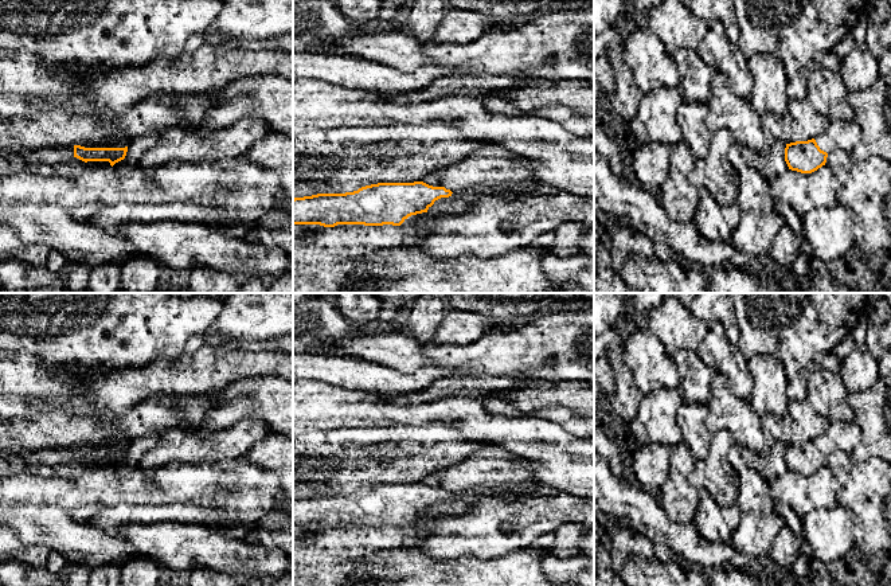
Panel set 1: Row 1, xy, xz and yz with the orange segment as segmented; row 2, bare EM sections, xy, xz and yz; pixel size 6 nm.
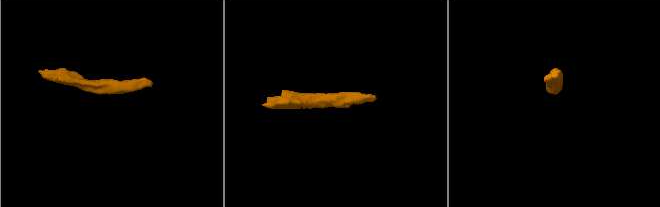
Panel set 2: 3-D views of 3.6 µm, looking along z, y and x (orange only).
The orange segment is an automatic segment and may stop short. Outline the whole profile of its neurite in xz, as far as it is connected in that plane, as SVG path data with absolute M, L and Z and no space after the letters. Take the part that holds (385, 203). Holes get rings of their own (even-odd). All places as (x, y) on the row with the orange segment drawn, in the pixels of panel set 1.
M423 181L414 183L378 183L345 194L317 194L312 196L293 199L293 224L320 224L335 227L337 224L364 224L364 226L415 226L425 227L427 233L417 238L417 246L427 251L433 258L453 258L461 254L492 258L503 255L511 250L532 246L532 242L543 233L555 231L567 220L577 220L587 227L594 227L594 196L577 195L560 191L554 196L524 195L512 199L500 196L482 196L466 211L460 214L430 215L427 210L441 198L452 196L452 191L445 187L433 187Z

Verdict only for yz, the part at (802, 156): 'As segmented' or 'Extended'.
Extended

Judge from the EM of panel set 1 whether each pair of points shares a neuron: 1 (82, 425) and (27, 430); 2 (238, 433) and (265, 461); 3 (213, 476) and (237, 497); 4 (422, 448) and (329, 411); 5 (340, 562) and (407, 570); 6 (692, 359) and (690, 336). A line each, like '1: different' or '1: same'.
1: same
2: different
3: same
4: different
5: different
6: different

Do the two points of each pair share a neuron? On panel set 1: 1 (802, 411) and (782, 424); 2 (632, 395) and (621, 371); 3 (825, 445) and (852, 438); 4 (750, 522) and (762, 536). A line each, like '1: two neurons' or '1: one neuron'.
1: one neuron
2: one neuron
3: one neuron
4: one neuron

